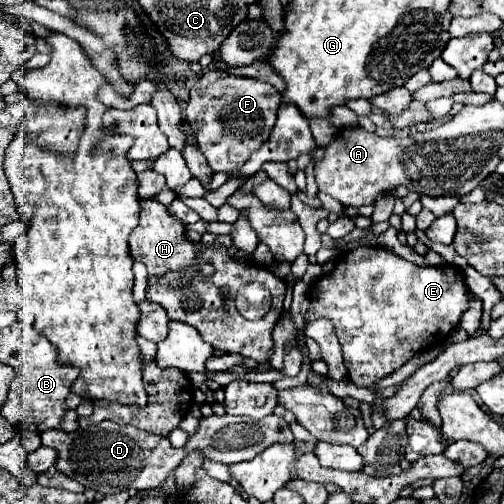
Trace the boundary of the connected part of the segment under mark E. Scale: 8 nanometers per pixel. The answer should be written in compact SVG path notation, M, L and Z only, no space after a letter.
M359 246L345 252L331 274L325 274L311 288L311 306L305 318L329 318L337 330L337 338L343 348L343 360L349 370L349 378L357 386L373 386L383 376L401 368L417 350L443 344L449 332L459 324L461 314L467 310L473 294L465 286L463 272L455 266L417 266L387 248Z

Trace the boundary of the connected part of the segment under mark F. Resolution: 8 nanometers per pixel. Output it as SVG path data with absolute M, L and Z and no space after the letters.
M209 68L191 88L185 120L193 124L199 140L199 148L205 154L213 172L227 172L241 168L257 148L269 138L275 126L281 94L261 82L247 76L229 76L225 70Z

